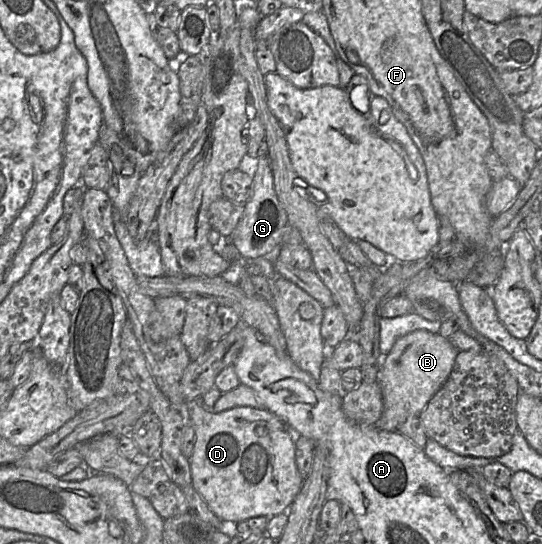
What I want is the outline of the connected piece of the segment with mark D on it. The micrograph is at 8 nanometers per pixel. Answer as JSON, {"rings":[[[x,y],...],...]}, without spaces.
{"rings":[[[202,398],[190,400],[186,406],[196,435],[194,451],[189,459],[192,486],[210,510],[221,521],[235,523],[252,517],[269,519],[286,513],[303,482],[295,462],[295,436],[297,434],[279,417],[264,408],[239,406],[214,413],[202,405]]]}

